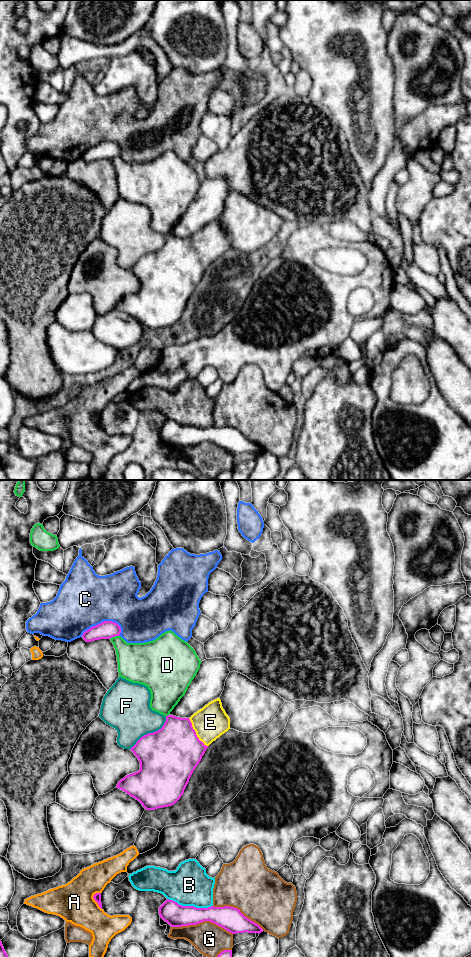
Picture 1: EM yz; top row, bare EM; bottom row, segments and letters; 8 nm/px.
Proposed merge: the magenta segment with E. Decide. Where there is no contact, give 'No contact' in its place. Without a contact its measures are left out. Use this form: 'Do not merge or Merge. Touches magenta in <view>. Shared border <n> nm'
Merge. Touches magenta in yz. Shared border 280 nm

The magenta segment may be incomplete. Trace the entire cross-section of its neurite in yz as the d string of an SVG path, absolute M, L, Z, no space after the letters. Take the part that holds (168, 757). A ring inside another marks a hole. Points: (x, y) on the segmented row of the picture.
M217 698L190 718L166 716L161 729L142 736L131 751L140 762L140 770L121 779L119 788L138 800L146 810L174 805L183 795L189 779L208 746L230 729L230 718Z

